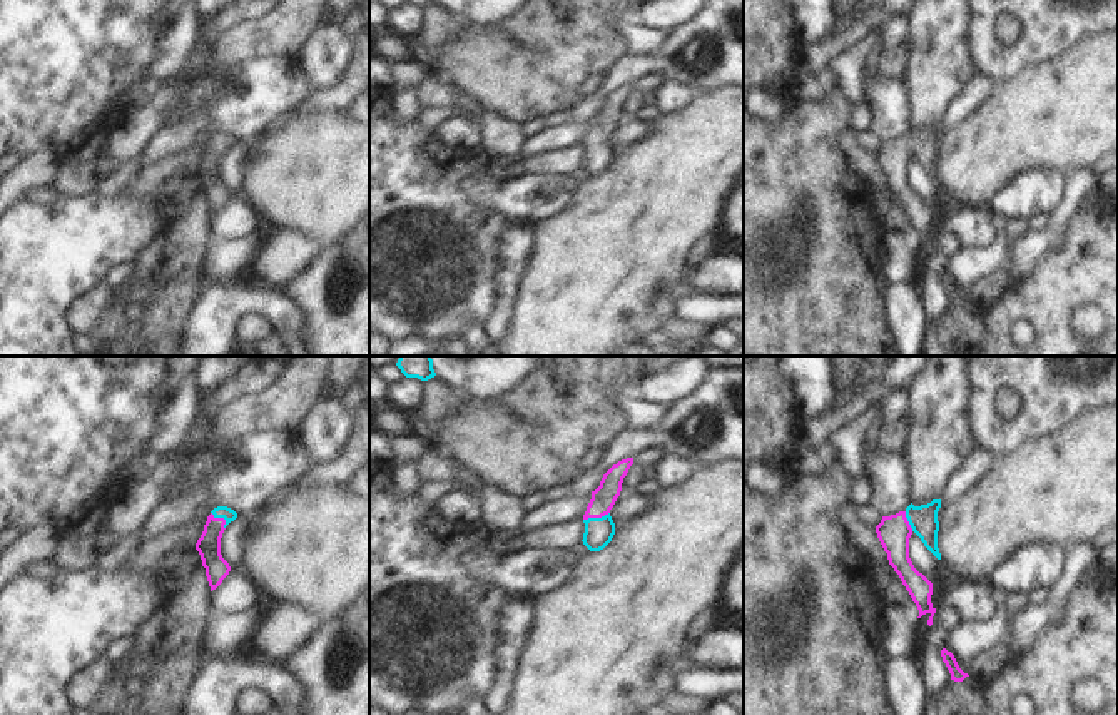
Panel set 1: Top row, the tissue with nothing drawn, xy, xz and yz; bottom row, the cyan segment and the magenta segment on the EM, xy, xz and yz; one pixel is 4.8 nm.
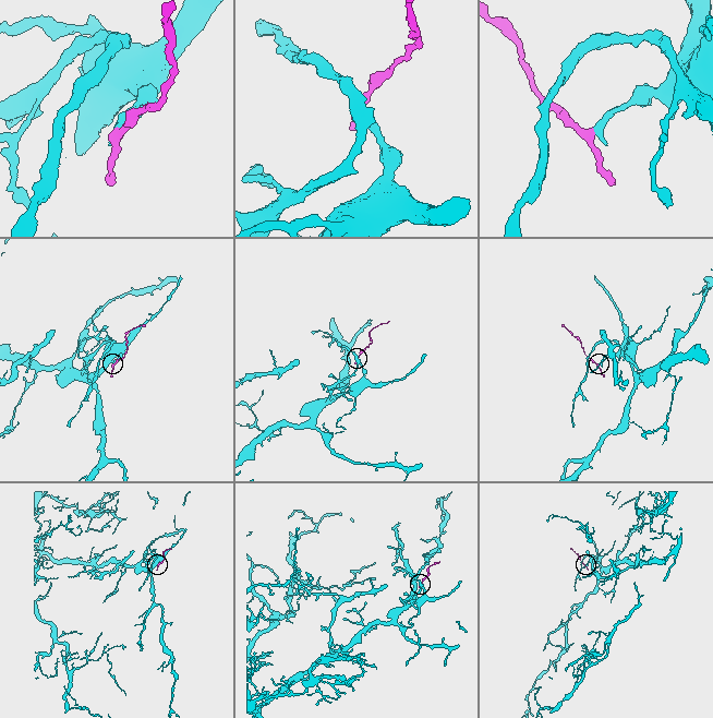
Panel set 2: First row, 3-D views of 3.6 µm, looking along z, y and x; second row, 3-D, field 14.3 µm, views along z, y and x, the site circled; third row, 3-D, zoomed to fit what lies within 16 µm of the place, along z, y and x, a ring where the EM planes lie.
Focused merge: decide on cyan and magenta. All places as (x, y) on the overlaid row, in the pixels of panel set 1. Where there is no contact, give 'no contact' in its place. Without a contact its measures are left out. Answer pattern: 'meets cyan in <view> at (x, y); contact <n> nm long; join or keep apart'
meets cyan in xz at (595, 518); contact 130 nm long; join

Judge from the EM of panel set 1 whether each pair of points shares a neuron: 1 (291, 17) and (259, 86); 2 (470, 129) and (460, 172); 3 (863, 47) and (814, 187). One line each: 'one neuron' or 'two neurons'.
1: two neurons
2: two neurons
3: two neurons

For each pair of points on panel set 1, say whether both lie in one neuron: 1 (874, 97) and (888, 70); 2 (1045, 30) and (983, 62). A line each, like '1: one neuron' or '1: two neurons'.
1: two neurons
2: one neuron

